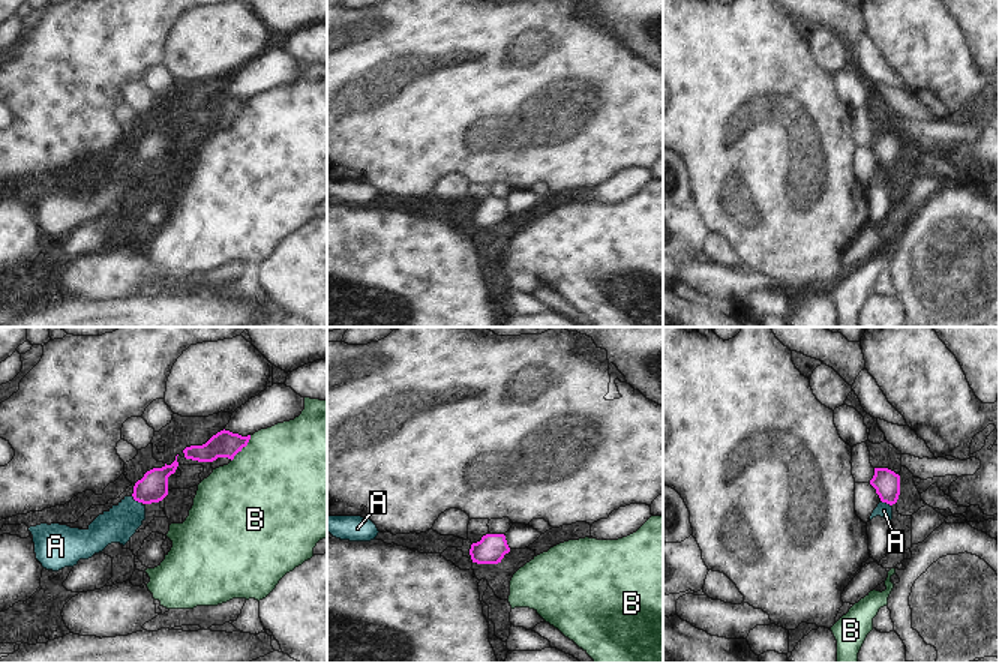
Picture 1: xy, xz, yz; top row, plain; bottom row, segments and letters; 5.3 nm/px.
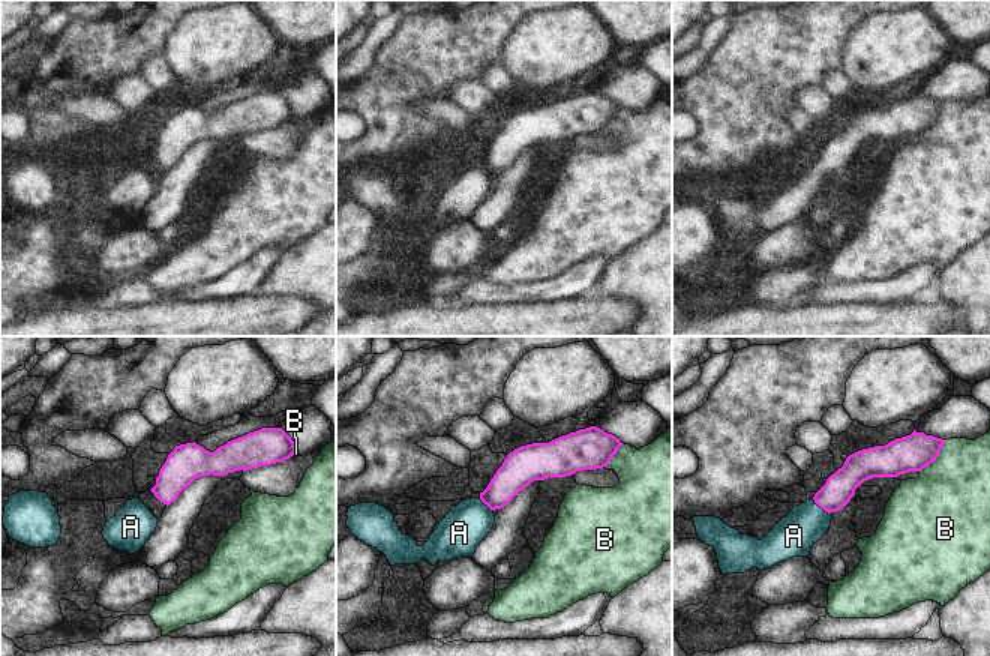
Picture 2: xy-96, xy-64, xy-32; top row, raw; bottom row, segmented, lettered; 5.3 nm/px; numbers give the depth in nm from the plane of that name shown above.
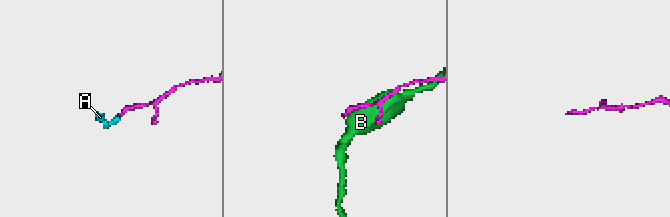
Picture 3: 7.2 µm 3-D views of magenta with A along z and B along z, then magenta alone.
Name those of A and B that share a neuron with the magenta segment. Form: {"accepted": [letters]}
{"accepted": ["A"]}

